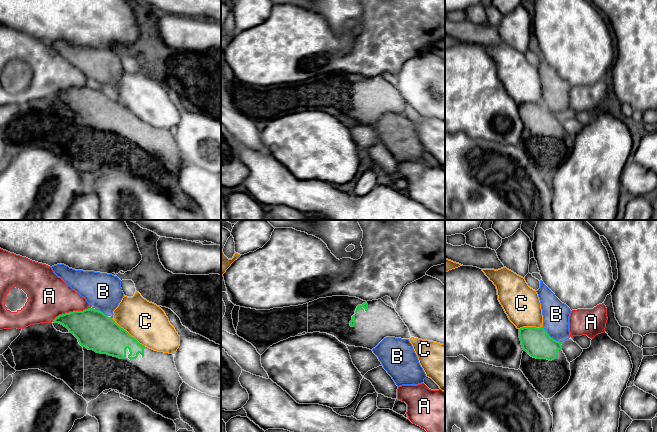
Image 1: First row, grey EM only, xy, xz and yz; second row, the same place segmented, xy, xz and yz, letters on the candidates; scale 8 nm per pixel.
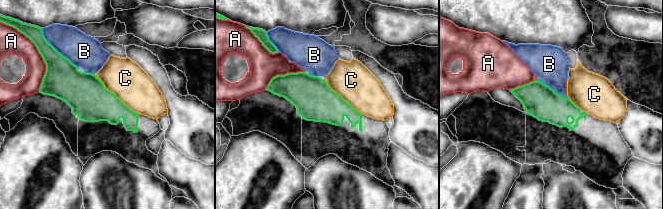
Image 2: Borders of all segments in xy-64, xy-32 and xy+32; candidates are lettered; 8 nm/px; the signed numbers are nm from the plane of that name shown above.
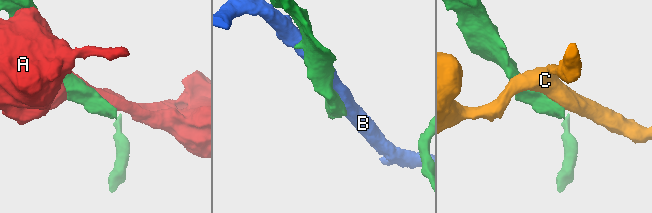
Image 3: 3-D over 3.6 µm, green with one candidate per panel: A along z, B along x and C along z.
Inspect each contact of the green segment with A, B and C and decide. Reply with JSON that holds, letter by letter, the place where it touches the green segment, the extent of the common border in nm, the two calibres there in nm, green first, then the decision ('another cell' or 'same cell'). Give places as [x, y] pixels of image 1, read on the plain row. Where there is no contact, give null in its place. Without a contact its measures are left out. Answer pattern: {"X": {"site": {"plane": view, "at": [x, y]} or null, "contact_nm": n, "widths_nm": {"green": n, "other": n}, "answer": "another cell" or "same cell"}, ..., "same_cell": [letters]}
{"A": {"site": {"plane": "xy", "at": [71, 88]}, "contact_nm": 340, "widths_nm": {"green": 300, "other": 340}, "answer": "another cell"}, "B": {"site": {"plane": "yz", "at": [550, 113]}, "contact_nm": 200, "widths_nm": {"green": 220, "other": 220}, "answer": "another cell"}, "C": {"site": {"plane": "xy", "at": [127, 108]}, "contact_nm": 360, "widths_nm": {"green": 300, "other": 320}, "answer": "another cell"}, "same_cell": []}

